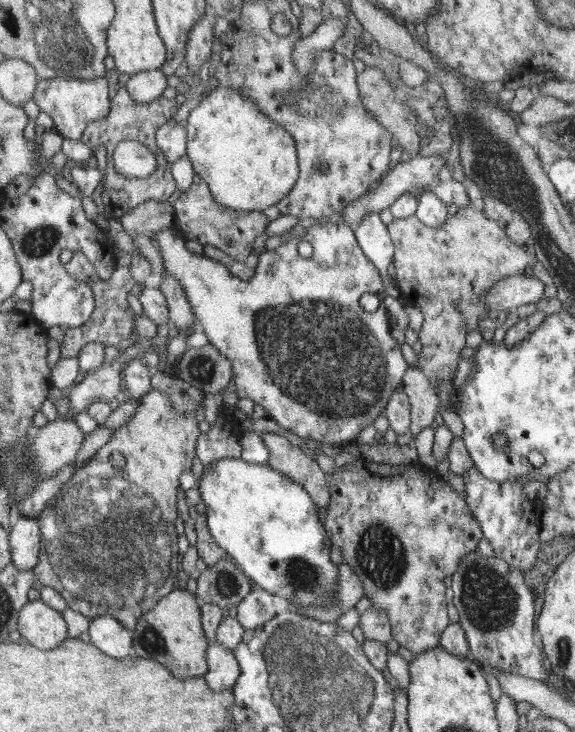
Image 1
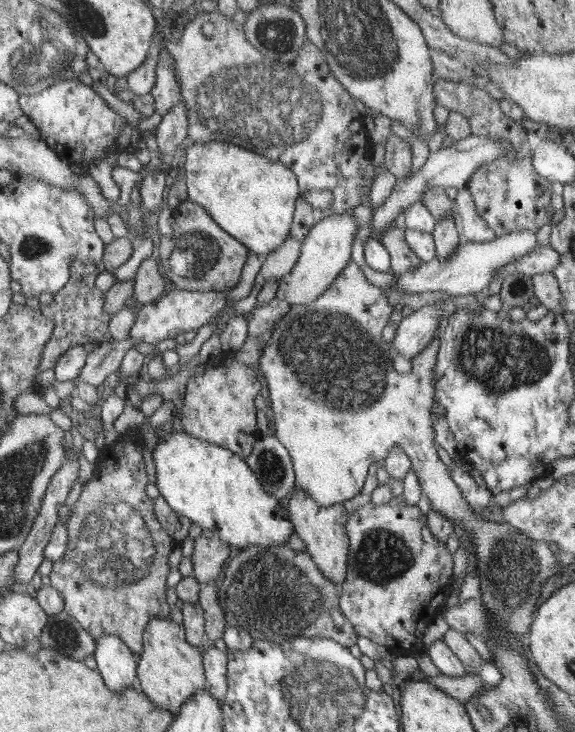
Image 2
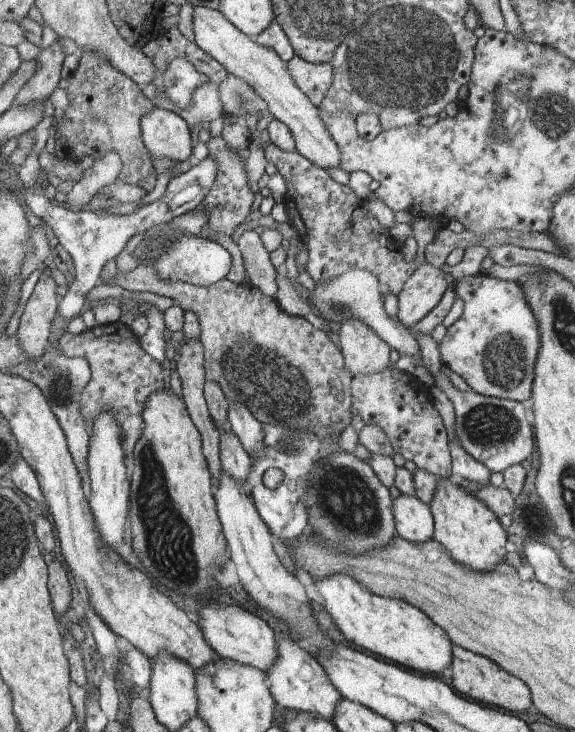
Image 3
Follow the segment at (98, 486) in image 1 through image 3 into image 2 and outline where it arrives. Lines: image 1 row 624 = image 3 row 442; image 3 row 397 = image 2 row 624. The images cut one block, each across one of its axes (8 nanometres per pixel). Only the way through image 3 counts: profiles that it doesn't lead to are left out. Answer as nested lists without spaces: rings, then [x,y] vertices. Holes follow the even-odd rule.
[[[136,429],[135,436],[126,434],[112,446],[104,448],[99,454],[98,465],[94,474],[81,488],[79,499],[74,503],[69,523],[69,550],[61,561],[53,562],[49,575],[51,587],[64,598],[64,608],[95,639],[102,634],[118,636],[123,644],[135,656],[144,653],[144,634],[149,622],[156,618],[169,617],[174,606],[170,606],[170,588],[168,577],[174,568],[174,550],[179,543],[174,541],[174,534],[162,526],[158,518],[158,506],[154,506],[155,487],[150,482],[148,462],[144,462],[143,440]]]

